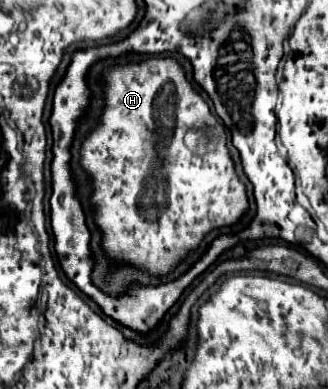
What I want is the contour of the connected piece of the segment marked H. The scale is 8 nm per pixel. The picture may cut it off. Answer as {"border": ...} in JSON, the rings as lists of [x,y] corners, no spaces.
{"border":[[[150,58],[140,64],[126,64],[126,66],[116,66],[110,68],[104,74],[106,80],[106,108],[100,126],[92,130],[92,134],[84,140],[82,144],[82,160],[80,164],[88,174],[94,178],[94,194],[92,194],[92,204],[96,206],[96,224],[102,230],[102,246],[110,254],[110,258],[130,262],[134,266],[146,268],[150,274],[166,274],[170,272],[190,250],[194,250],[204,234],[208,234],[214,228],[220,226],[230,226],[238,222],[238,218],[248,210],[248,196],[246,196],[246,186],[238,180],[234,172],[234,164],[230,160],[228,148],[226,148],[226,130],[224,124],[210,112],[208,104],[204,98],[190,86],[190,82],[184,76],[184,70],[180,64],[172,58]]]}

